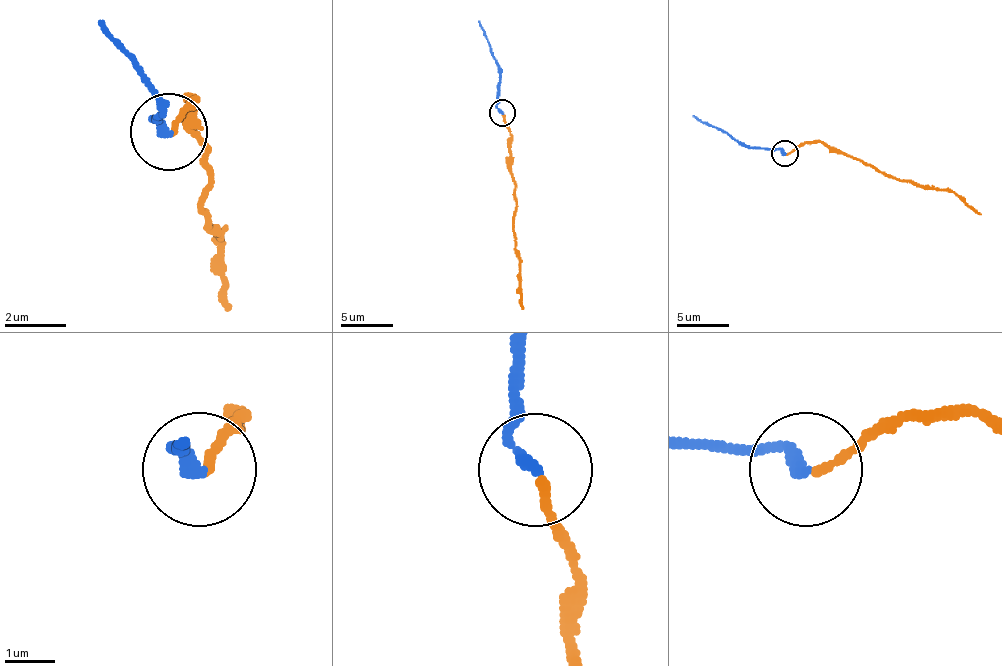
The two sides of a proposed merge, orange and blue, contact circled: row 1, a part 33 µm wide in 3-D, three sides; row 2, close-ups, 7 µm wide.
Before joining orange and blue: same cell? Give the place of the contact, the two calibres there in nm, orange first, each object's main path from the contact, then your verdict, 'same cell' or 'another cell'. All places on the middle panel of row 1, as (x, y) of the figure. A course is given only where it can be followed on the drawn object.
place (502, 113); calibres 170 and 260 nm; course orange (501, 115), (509, 136), (517, 204), (514, 225), (522, 309); course blue (501, 112), (496, 107), (499, 67), (477, 20); same cell

